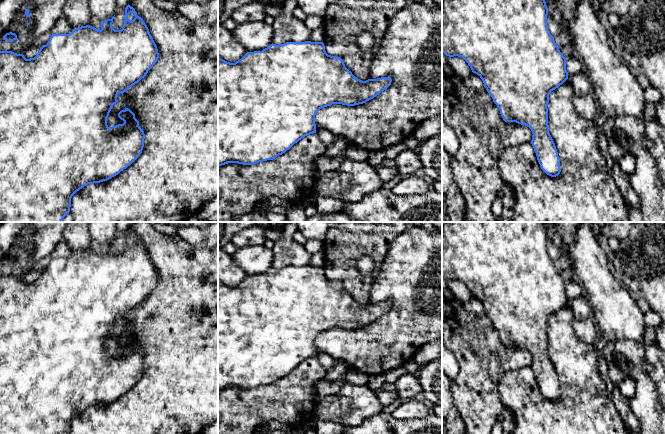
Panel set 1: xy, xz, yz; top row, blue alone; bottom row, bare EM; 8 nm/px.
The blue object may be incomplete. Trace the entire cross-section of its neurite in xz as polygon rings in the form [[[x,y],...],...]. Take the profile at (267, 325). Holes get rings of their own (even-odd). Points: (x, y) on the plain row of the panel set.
[[[286,266],[284,268],[271,268],[262,275],[247,276],[235,287],[227,286],[218,281],[218,390],[228,387],[252,389],[259,386],[273,384],[289,374],[295,367],[307,359],[316,357],[315,339],[324,331],[332,328],[355,330],[373,323],[391,309],[390,300],[362,305],[349,295],[340,281],[328,279],[323,266]]]

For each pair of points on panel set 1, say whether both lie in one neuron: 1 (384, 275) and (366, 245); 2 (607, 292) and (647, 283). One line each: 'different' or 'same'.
1: different
2: different

